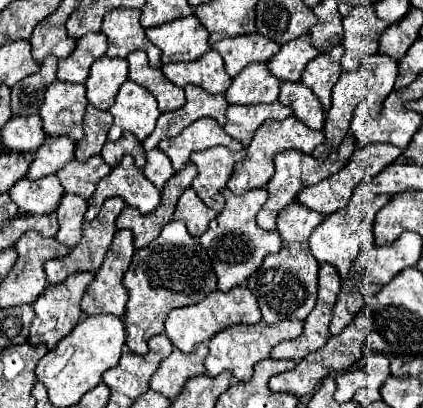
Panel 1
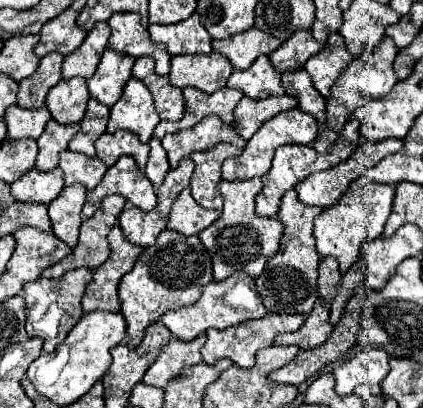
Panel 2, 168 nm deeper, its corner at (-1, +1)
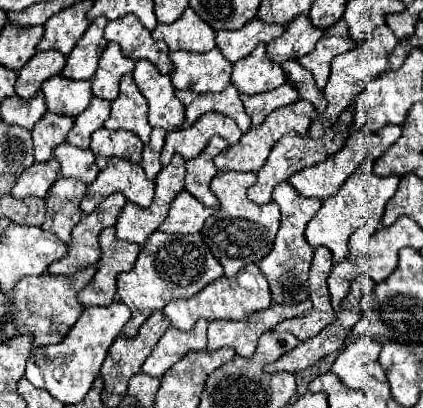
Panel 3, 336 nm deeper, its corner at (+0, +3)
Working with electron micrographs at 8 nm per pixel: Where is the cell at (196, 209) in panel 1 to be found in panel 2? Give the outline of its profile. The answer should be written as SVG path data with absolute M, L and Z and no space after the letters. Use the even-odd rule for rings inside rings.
M185 188L177 200L173 202L169 220L167 220L167 228L181 232L183 236L193 236L199 234L201 230L205 230L207 226L211 226L217 218L219 218L219 210L207 210L203 206L199 206L193 196L191 190Z

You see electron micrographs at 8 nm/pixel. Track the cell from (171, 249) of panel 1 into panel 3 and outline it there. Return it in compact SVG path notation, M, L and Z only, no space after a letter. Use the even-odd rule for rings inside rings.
M156 230L142 246L134 268L118 276L118 298L132 312L132 318L124 326L124 334L134 338L154 310L162 310L170 300L198 294L208 282L214 282L222 274L224 270L220 262L212 256L200 234L166 234Z

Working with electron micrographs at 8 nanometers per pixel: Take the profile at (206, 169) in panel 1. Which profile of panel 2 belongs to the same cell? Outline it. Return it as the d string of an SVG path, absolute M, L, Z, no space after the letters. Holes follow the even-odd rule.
M217 144L205 152L193 152L191 158L195 162L195 172L191 178L191 194L203 208L223 208L223 196L217 190L221 182L221 166L227 158L239 156L241 150L231 144ZM219 180L219 182L217 182Z

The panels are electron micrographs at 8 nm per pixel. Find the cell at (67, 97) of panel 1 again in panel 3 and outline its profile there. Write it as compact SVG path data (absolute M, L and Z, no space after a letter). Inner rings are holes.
M62 74L48 78L42 84L42 92L48 110L54 114L82 112L92 100L90 80L70 80Z

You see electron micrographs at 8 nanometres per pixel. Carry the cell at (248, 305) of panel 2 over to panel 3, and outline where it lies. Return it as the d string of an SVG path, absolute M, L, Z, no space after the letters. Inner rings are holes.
M248 264L242 268L234 278L218 278L212 284L208 284L204 290L200 290L196 296L186 298L186 300L172 300L162 312L172 320L172 326L178 330L190 330L196 320L206 318L206 320L242 320L250 316L252 312L264 310L272 304L272 294L268 288L268 280L260 272L256 264Z

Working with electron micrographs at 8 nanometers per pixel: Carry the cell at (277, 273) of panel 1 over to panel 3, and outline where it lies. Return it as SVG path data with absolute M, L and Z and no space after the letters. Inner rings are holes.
M280 182L272 192L272 200L280 206L280 212L282 212L280 230L276 234L272 252L264 260L260 260L258 266L260 266L262 274L266 276L266 280L270 282L274 302L280 302L280 304L302 302L308 298L308 270L310 270L310 262L314 256L312 246L304 238L304 228L306 228L308 220L320 210L322 200L304 198L290 186L290 182Z

